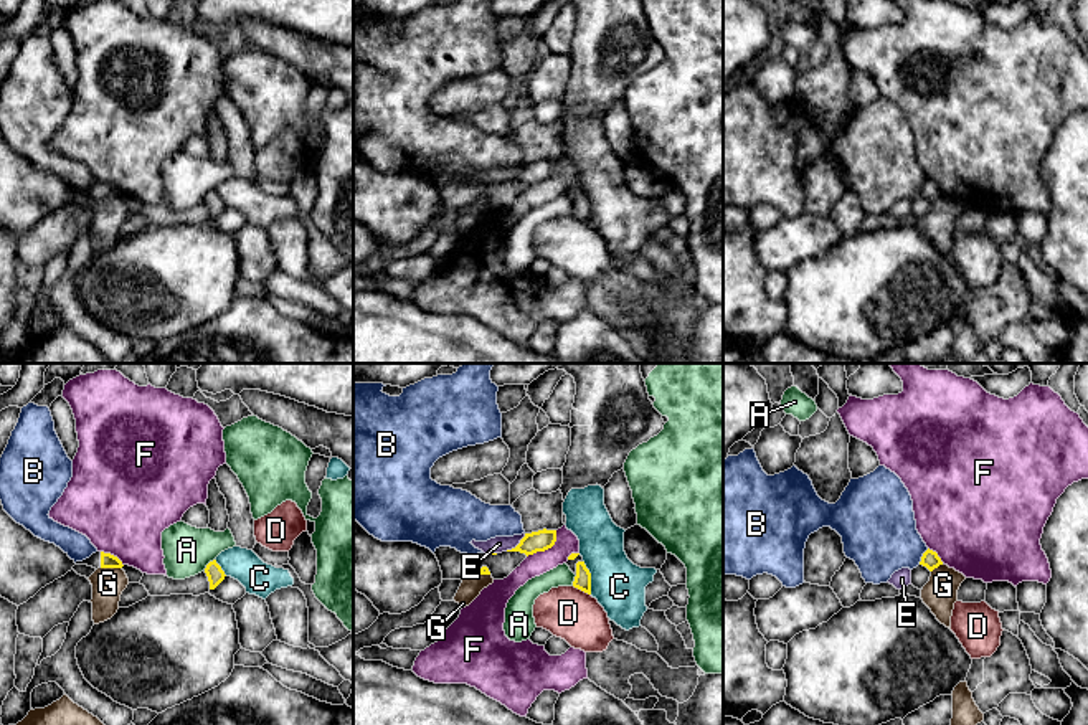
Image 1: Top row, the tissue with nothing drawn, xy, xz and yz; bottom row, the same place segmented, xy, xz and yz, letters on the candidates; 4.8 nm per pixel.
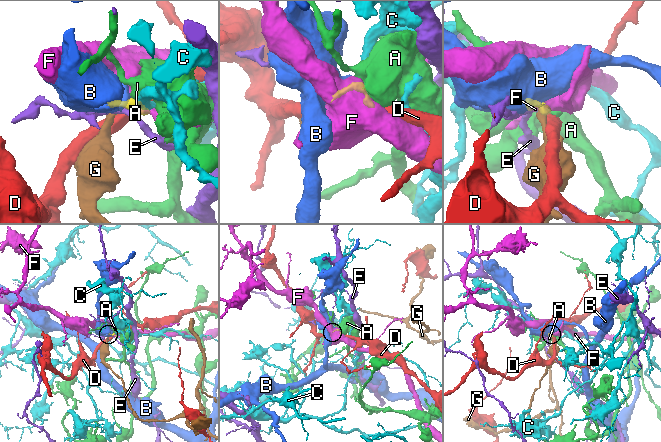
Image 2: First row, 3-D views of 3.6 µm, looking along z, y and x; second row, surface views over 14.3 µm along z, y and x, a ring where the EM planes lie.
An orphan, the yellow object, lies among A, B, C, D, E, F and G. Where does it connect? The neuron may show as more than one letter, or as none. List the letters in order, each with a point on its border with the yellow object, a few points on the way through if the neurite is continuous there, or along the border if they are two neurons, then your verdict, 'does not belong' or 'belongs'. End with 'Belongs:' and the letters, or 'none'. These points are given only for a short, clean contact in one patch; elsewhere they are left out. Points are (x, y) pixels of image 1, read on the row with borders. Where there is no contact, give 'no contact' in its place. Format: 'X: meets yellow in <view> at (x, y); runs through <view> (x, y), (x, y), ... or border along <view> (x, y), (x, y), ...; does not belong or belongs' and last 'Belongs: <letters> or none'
A: meets yellow in xy at (208, 563); border along xy (215, 559), (203, 570); does not belong
B: meets yellow in yz at (922, 557); border along yz (928, 549), (918, 563); does not belong
C: meets yellow in xz at (590, 577); border along xz (583, 560), (590, 573), (591, 593); does not belong
D: meets yellow in xz at (581, 590); border along xz (573, 585), (590, 595); does not belong
E: meets yellow in xz at (517, 545); border along xz (525, 534), (514, 547), (506, 550); does not belong
F: meets yellow in xz at (547, 549); does not belong
G: meets yellow in xy at (111, 567); border along xy (101, 567), (121, 568); does not belong
Belongs: none

